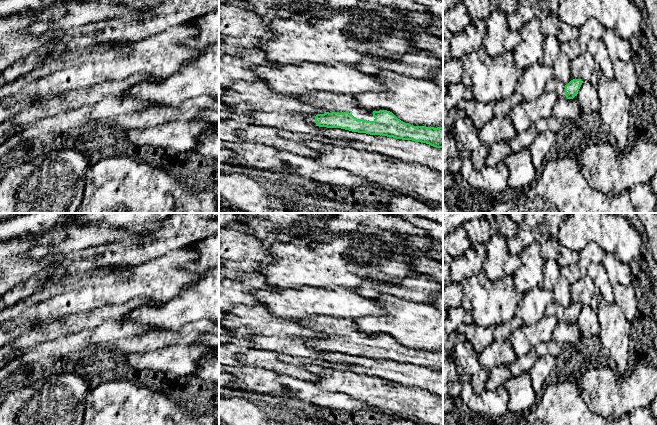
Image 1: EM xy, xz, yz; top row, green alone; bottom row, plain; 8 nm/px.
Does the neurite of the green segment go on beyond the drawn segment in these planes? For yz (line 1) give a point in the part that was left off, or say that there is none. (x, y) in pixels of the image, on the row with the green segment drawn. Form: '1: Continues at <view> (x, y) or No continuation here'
1: Continues at yz (558, 87)

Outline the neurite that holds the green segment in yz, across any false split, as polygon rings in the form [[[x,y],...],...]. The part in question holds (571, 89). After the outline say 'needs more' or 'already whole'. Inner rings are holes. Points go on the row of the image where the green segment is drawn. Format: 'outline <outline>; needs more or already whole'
outline [[[552,78],[546,84],[546,91],[554,91],[558,95],[558,98],[573,99],[577,96],[582,83],[581,79],[573,79],[568,84],[564,84],[556,78]]]; needs more

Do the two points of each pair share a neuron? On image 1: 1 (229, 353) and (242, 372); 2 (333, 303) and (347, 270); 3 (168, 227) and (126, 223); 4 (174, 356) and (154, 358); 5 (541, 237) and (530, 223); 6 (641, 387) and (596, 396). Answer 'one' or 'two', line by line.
1: two
2: two
3: two
4: one
5: two
6: one

